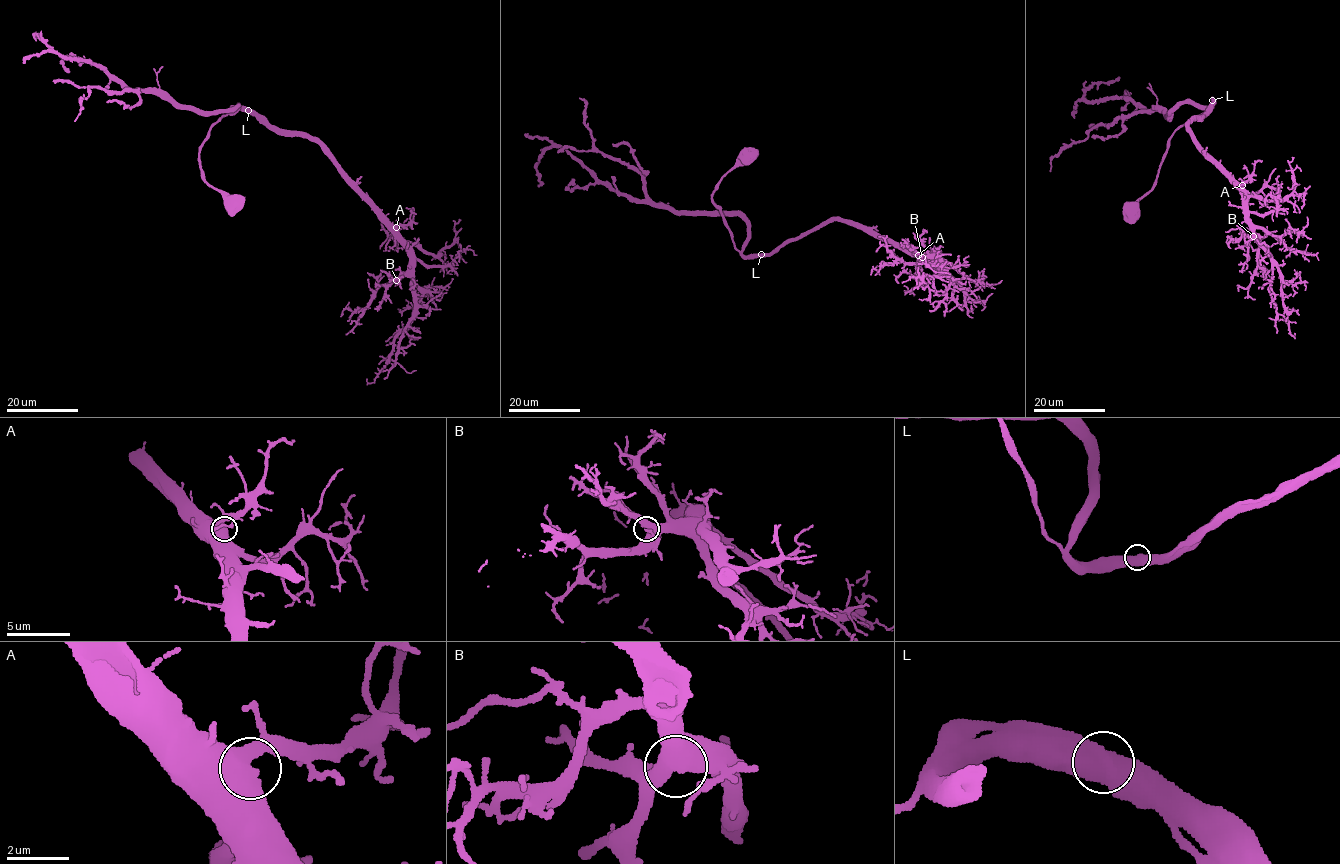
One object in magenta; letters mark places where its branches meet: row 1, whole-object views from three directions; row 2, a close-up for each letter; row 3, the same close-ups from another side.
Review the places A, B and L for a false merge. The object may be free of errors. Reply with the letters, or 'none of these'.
none of these

